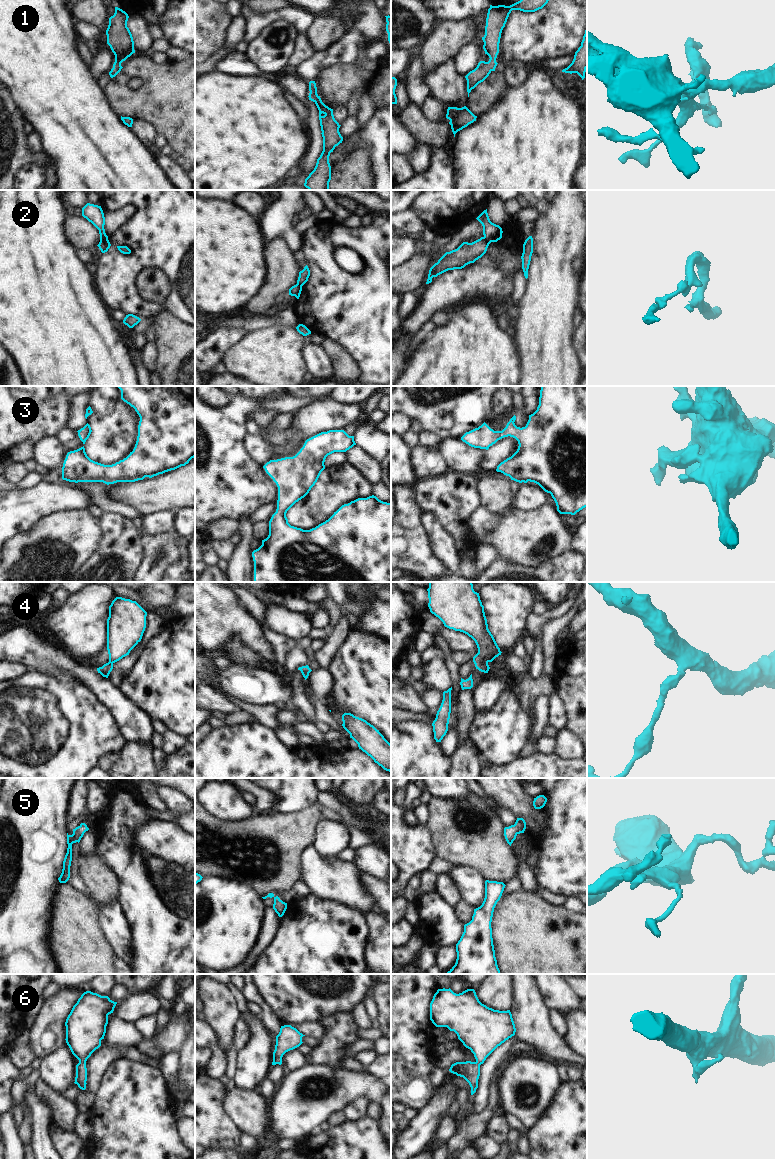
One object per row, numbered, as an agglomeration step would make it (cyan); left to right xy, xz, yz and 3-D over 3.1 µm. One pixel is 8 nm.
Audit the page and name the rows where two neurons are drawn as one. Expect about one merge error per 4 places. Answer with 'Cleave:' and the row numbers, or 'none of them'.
Cleave: 2

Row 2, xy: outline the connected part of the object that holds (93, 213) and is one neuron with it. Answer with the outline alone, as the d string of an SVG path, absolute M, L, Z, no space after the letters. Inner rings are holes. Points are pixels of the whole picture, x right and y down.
M87 203L82 208L82 216L99 230L100 241L107 236L104 229L105 217L101 206Z

